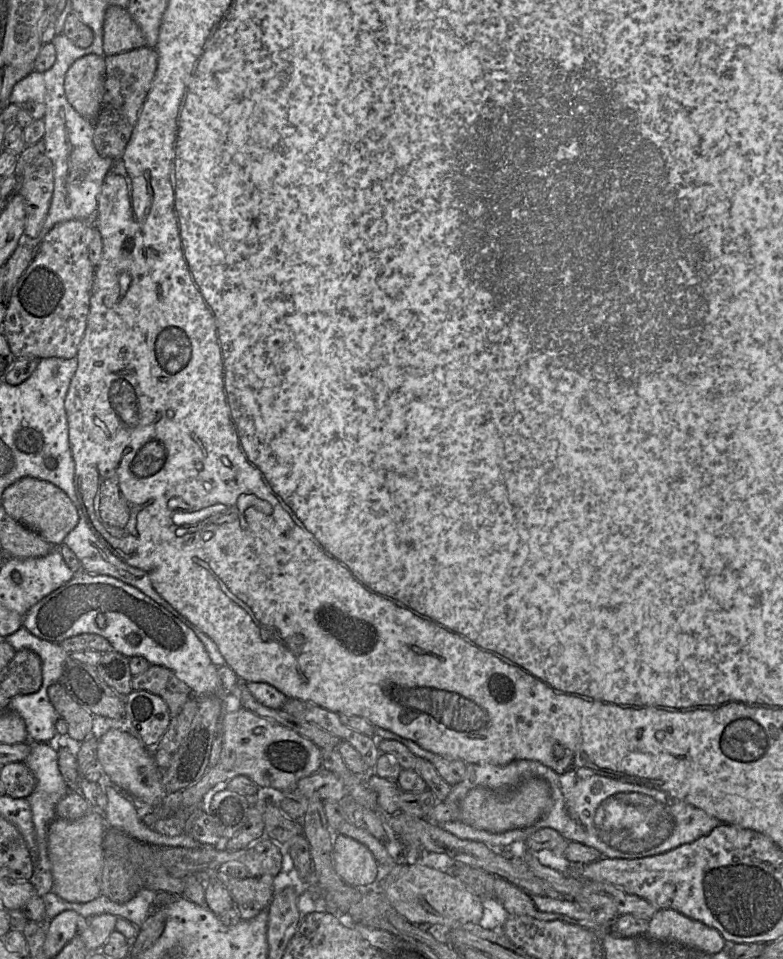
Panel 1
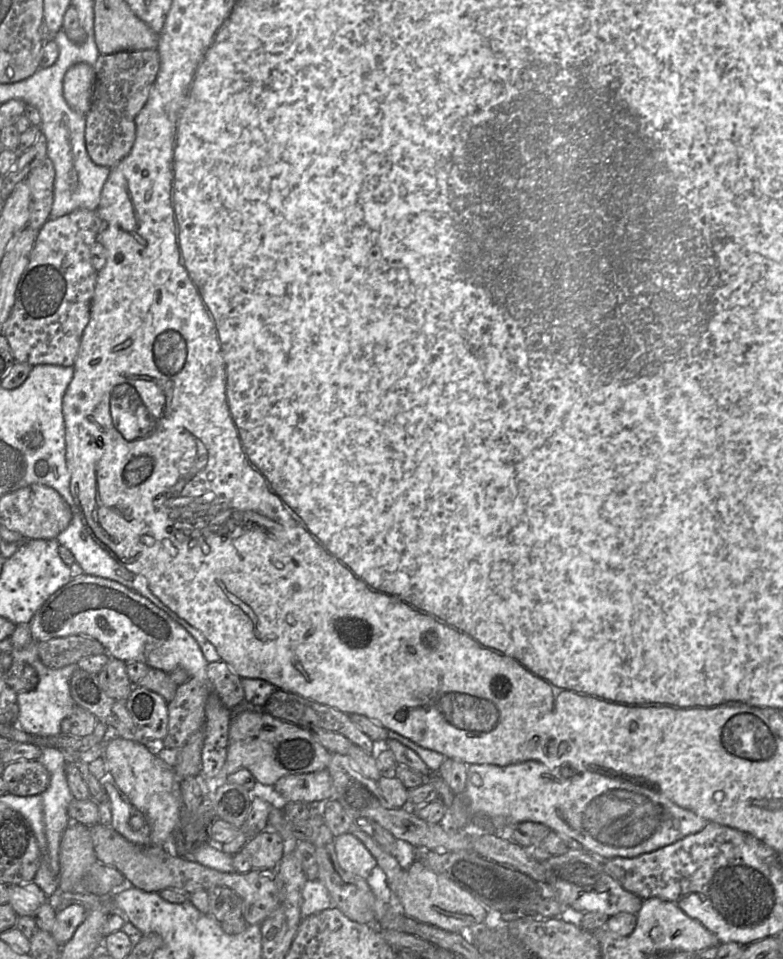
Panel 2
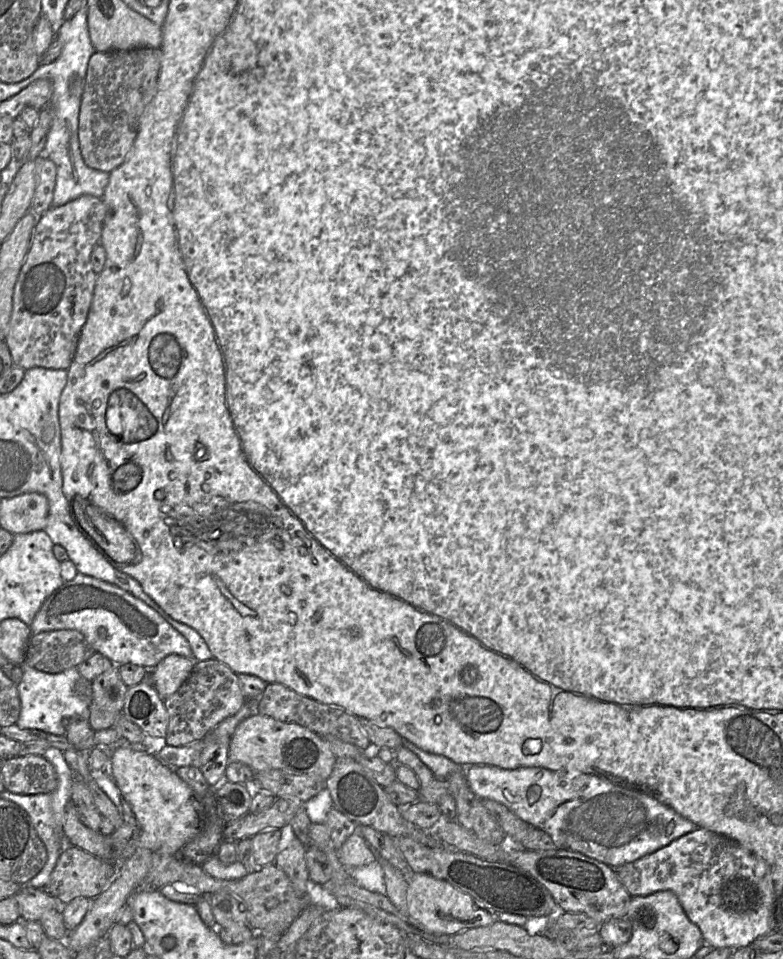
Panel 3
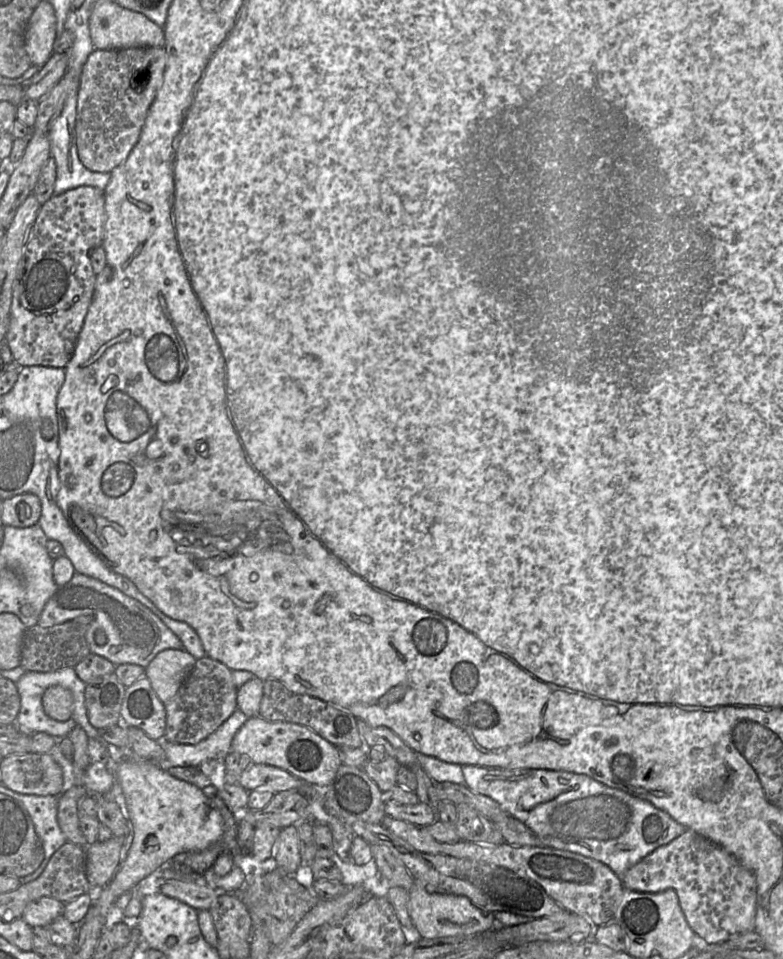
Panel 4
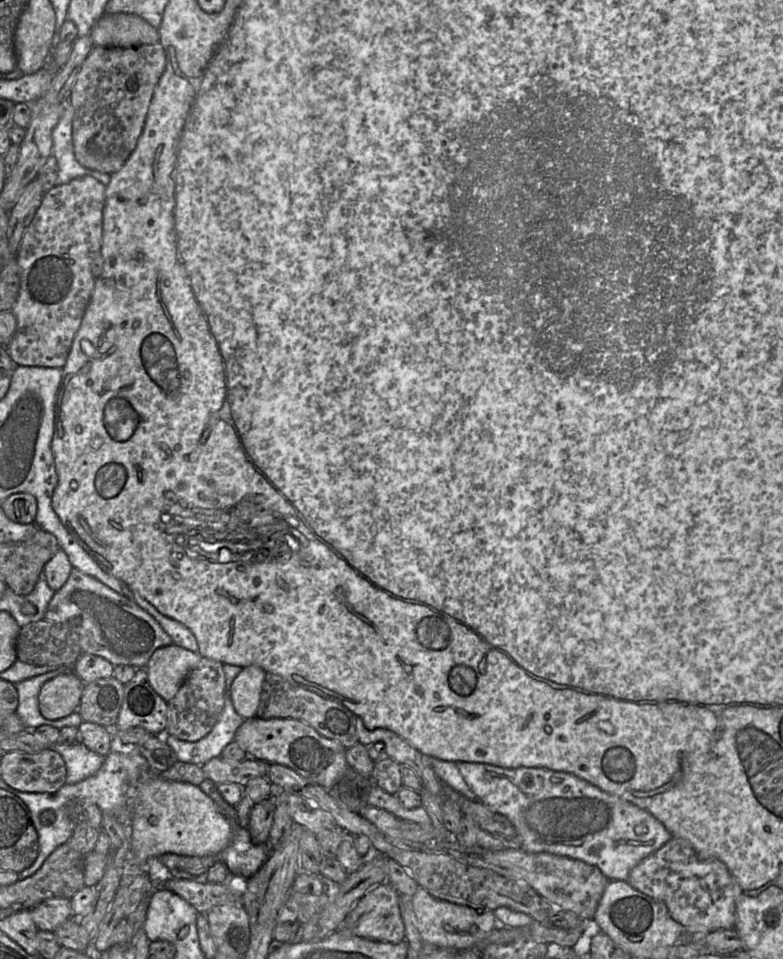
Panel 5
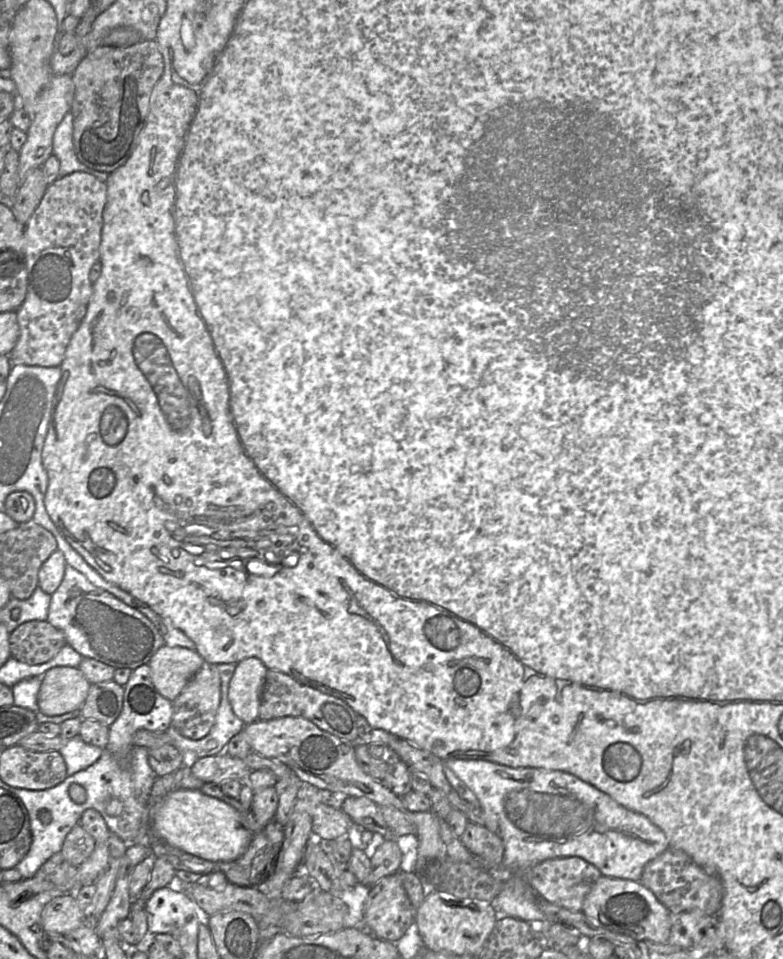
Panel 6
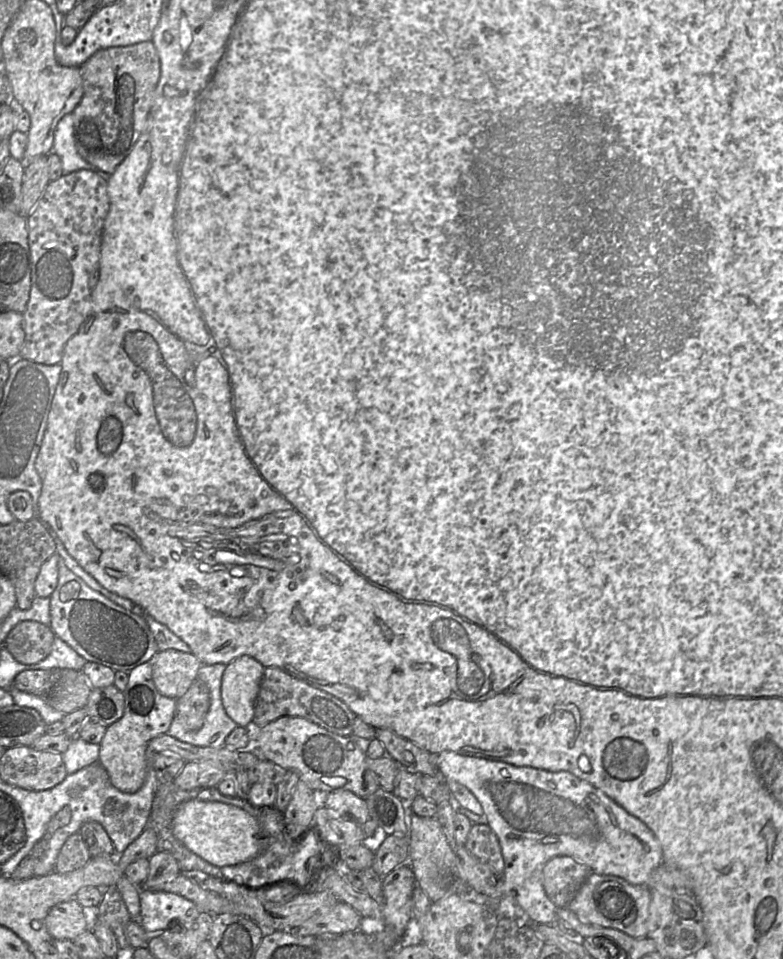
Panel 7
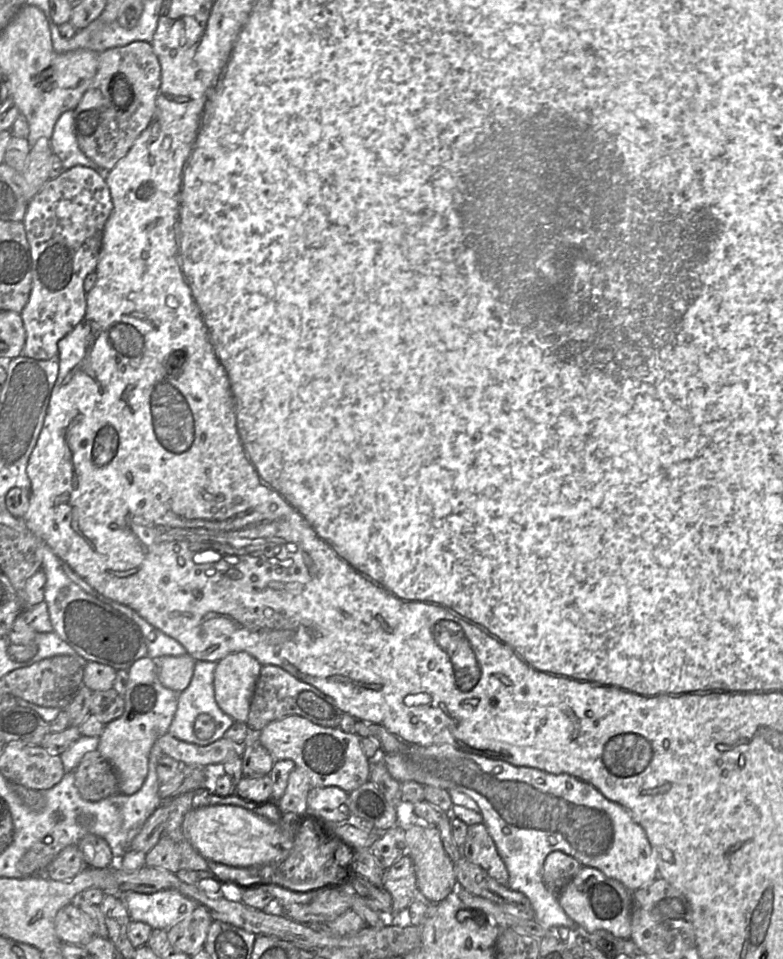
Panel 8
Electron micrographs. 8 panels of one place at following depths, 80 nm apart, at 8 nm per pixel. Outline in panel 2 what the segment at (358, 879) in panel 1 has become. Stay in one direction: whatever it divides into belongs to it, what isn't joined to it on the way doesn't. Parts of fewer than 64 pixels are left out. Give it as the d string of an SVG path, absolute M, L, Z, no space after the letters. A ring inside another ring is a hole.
M341 834L334 839L340 867L348 873L366 879L377 866L377 861L366 846L354 835Z

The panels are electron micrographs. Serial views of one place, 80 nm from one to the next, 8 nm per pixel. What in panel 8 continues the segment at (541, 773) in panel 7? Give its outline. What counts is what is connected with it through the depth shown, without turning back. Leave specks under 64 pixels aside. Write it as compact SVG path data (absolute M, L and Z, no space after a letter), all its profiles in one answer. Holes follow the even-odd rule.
M402 744L398 753L383 753L390 775L399 783L415 781L445 790L457 790L471 797L479 806L482 823L492 837L504 862L509 880L507 886L524 894L530 901L535 920L544 927L566 927L576 935L576 923L560 906L557 895L543 881L542 868L549 853L561 851L583 866L596 868L608 878L621 882L630 891L648 886L659 877L657 862L643 828L619 804L607 799L598 789L570 774L553 774L537 768L515 766L465 752L449 744L421 746Z

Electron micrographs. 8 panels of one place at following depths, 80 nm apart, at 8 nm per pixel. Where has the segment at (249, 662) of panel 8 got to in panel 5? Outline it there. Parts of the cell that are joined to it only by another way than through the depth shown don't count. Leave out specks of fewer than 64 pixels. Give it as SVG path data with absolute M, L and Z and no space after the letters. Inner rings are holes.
M258 666L242 668L231 685L231 700L243 719L257 716L266 672Z

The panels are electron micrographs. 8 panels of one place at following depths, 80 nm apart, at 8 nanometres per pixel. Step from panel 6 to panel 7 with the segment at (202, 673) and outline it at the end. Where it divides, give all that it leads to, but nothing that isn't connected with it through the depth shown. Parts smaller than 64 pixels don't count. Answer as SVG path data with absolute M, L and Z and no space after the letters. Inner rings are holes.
M196 678L186 693L176 700L176 718L188 731L198 731L210 708L210 692L205 682Z

